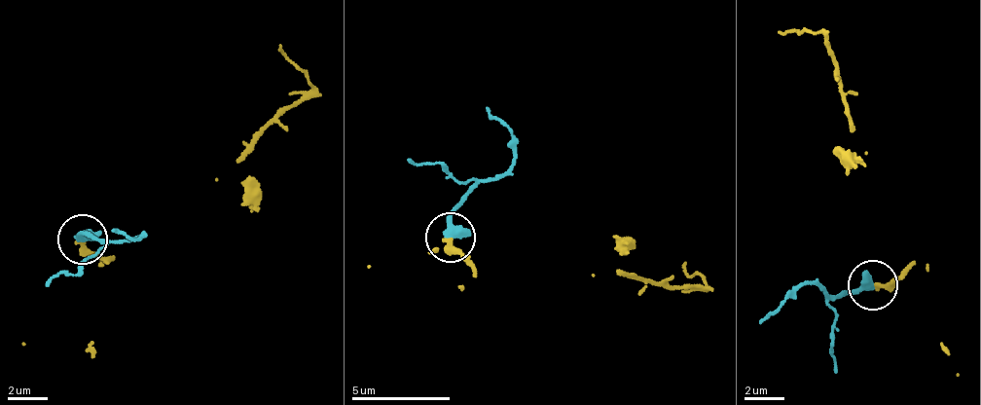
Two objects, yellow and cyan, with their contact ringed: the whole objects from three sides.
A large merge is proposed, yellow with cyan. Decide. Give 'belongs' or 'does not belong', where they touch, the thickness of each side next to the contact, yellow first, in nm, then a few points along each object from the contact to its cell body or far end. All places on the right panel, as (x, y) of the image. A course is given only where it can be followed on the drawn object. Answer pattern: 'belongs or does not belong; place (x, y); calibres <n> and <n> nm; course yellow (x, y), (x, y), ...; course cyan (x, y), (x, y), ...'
belongs; place (873, 284); calibres 320 and 500 nm; course yellow (876, 284), (890, 283), (911, 259), (852, 133), (831, 47), (815, 34), (780, 31); course cyan (871, 285), (825, 295), (806, 284), (761, 323)

